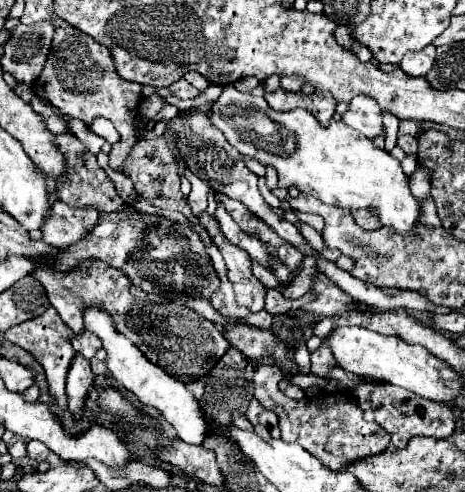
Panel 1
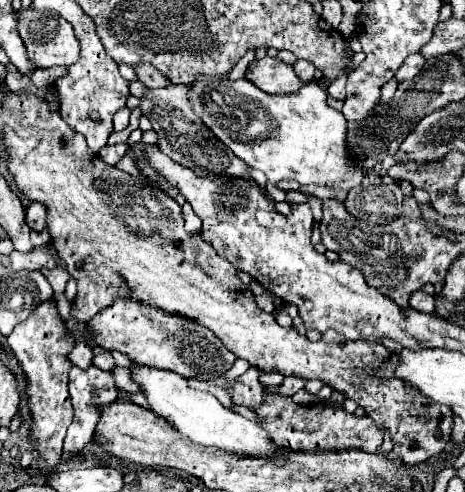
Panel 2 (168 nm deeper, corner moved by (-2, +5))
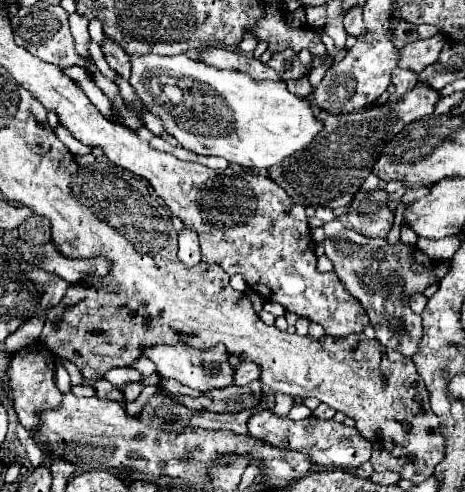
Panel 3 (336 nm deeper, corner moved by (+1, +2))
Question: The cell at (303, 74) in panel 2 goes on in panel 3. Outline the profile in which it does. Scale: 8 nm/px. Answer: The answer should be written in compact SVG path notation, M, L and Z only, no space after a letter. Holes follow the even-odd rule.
M304 78L304 80L290 80L288 82L288 90L294 92L294 96L300 96L300 98L308 98L312 94L312 86L310 86L308 78Z

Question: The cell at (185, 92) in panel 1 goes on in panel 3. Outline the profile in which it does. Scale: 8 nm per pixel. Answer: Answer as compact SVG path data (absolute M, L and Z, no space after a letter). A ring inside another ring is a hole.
M104 36L104 42L102 42L102 52L104 52L104 58L106 58L108 66L112 70L116 70L122 78L128 80L130 78L130 60L128 60L128 54L120 46L116 46L114 40L110 40L106 36Z

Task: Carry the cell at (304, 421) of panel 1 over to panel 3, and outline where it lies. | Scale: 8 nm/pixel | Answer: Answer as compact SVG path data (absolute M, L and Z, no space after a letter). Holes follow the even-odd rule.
M260 410L252 414L252 418L248 420L248 432L250 436L258 440L266 440L276 448L288 448L288 450L302 452L314 464L326 466L326 468L346 468L346 470L358 468L360 464L368 462L372 454L372 444L366 438L362 438L356 428L348 428L334 420L320 420L314 416L292 422L290 418L280 418L272 414L270 410Z

